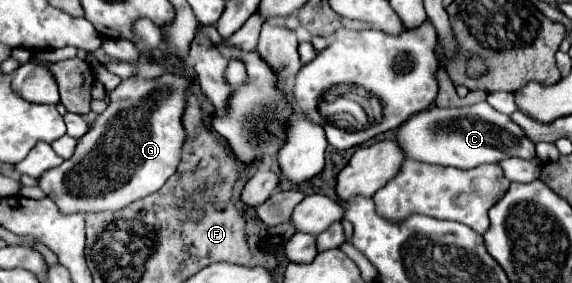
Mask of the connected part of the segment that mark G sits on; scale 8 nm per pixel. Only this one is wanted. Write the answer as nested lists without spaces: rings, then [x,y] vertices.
[[[174,69],[174,71],[164,73],[164,75],[160,75],[160,77],[150,77],[150,79],[138,77],[138,75],[136,75],[136,77],[130,77],[130,79],[122,79],[120,85],[110,93],[110,103],[108,103],[106,111],[100,113],[100,115],[94,119],[94,123],[92,123],[92,127],[88,129],[88,133],[78,139],[76,153],[74,153],[70,159],[66,159],[62,165],[58,165],[58,167],[54,167],[54,169],[48,169],[48,173],[42,173],[42,177],[38,179],[38,187],[60,207],[62,213],[76,213],[76,211],[84,211],[84,213],[92,213],[92,211],[118,211],[118,209],[124,209],[124,207],[128,207],[130,203],[134,203],[134,201],[138,201],[138,199],[142,199],[142,197],[146,197],[146,195],[156,193],[156,191],[176,173],[176,169],[178,169],[178,165],[180,165],[182,145],[184,145],[184,141],[186,141],[186,129],[184,129],[184,125],[182,125],[182,113],[184,113],[184,107],[186,107],[186,97],[188,97],[190,85],[192,85],[192,79],[190,79],[188,75],[184,75],[180,69]]]

